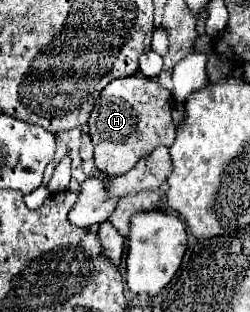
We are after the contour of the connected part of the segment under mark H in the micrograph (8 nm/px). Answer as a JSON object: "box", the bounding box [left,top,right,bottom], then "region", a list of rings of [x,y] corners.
{"box":[88,74,176,176],"region":[[[134,74],[110,82],[94,104],[88,120],[90,138],[94,144],[96,168],[118,176],[128,172],[138,160],[148,156],[158,146],[170,146],[176,136],[172,124],[172,94],[154,78]]]}

